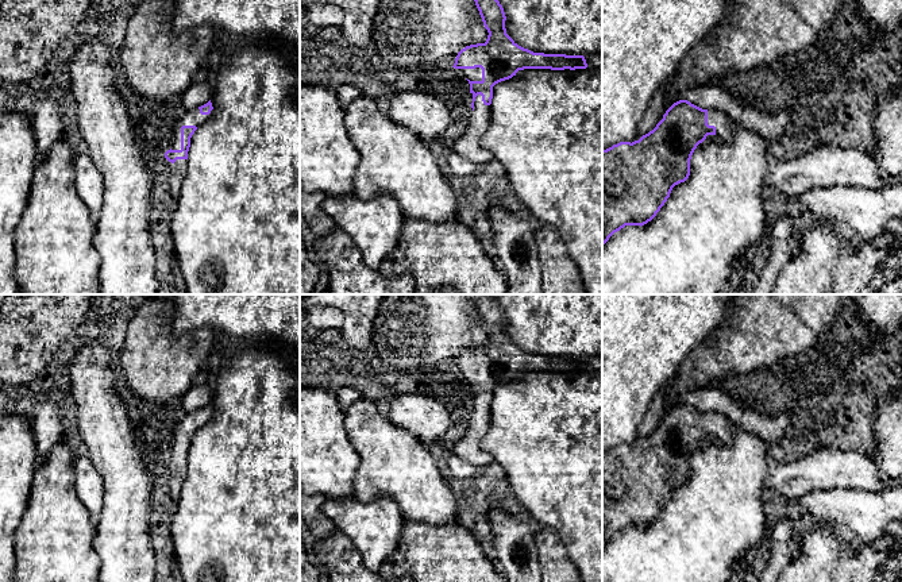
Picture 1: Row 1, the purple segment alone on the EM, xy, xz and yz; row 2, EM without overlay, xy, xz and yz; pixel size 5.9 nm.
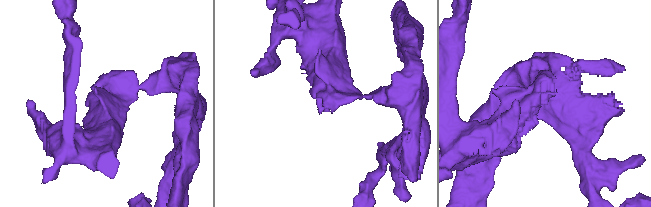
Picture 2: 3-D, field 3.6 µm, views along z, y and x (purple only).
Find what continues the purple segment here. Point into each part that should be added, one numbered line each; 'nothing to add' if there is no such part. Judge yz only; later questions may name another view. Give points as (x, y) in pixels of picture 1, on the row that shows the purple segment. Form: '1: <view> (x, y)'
1: yz (725, 127)

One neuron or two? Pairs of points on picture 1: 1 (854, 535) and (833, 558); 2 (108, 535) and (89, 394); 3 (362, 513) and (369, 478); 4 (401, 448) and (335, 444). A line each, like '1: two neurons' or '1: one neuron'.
1: two neurons
2: one neuron
3: two neurons
4: two neurons

